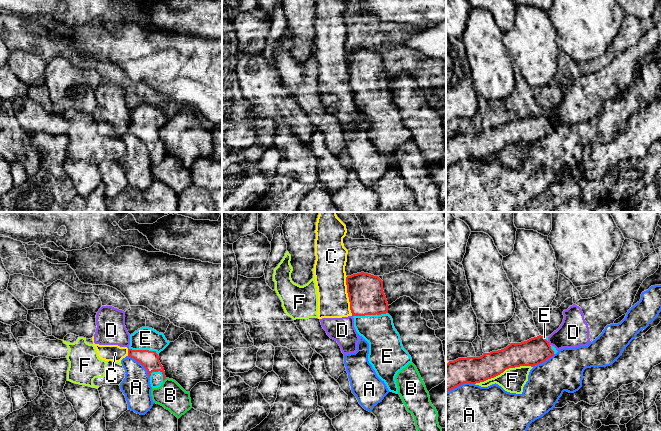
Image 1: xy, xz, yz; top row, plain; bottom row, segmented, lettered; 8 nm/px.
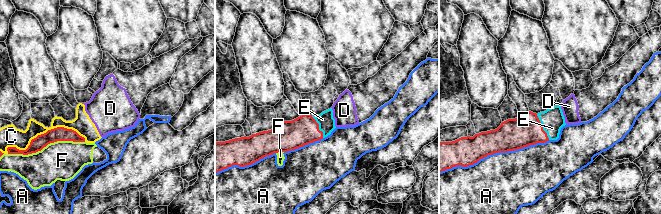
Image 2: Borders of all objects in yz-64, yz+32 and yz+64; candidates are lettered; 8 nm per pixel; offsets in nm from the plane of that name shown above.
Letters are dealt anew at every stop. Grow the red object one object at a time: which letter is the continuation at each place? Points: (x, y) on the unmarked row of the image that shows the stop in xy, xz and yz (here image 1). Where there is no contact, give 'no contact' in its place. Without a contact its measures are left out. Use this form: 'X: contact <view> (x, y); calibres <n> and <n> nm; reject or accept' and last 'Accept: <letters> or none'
A: contact xy (141, 139); calibres 140 and 240 nm; reject
B: contact xy (164, 155); calibres 140 and 220 nm; reject
C: contact xz (348, 72); calibres 280 and 260 nm; reject
D: contact yz (548, 119); calibres 220 and 240 nm; reject
E: contact xz (370, 90); calibres 280 and 260 nm; accept
F: contact yz (503, 147); calibres 220 and 200 nm; reject
Accept: E

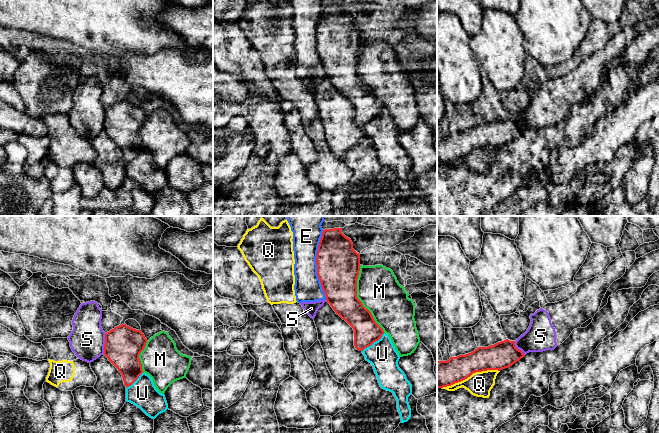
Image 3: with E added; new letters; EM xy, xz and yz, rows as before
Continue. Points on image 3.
E: contact xz (317, 41); calibres 360 and 220 nm; reject
M: contact xz (358, 75); calibres 320 and 340 nm; reject
Q: contact yz (470, 151); calibres 220 and 200 nm; reject
S: contact xy (105, 119); calibres 300 and 280 nm; reject
U: contact xz (373, 118); calibres 200 and 220 nm; reject
Accept: none

